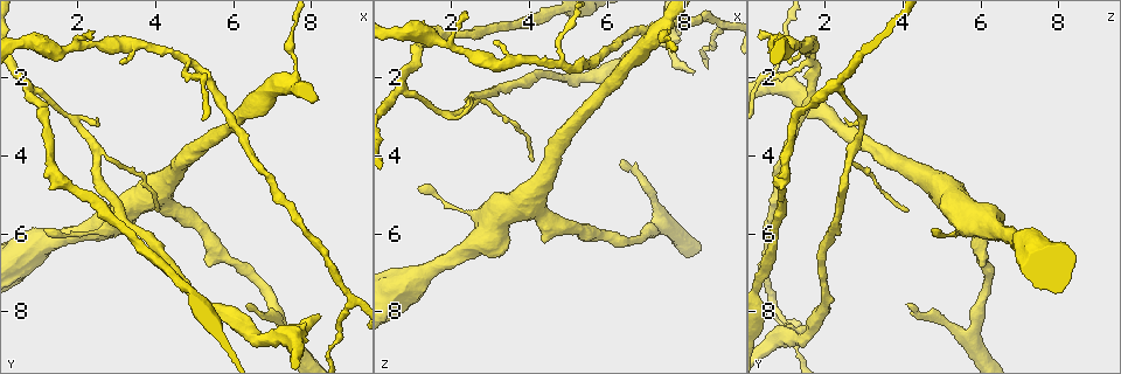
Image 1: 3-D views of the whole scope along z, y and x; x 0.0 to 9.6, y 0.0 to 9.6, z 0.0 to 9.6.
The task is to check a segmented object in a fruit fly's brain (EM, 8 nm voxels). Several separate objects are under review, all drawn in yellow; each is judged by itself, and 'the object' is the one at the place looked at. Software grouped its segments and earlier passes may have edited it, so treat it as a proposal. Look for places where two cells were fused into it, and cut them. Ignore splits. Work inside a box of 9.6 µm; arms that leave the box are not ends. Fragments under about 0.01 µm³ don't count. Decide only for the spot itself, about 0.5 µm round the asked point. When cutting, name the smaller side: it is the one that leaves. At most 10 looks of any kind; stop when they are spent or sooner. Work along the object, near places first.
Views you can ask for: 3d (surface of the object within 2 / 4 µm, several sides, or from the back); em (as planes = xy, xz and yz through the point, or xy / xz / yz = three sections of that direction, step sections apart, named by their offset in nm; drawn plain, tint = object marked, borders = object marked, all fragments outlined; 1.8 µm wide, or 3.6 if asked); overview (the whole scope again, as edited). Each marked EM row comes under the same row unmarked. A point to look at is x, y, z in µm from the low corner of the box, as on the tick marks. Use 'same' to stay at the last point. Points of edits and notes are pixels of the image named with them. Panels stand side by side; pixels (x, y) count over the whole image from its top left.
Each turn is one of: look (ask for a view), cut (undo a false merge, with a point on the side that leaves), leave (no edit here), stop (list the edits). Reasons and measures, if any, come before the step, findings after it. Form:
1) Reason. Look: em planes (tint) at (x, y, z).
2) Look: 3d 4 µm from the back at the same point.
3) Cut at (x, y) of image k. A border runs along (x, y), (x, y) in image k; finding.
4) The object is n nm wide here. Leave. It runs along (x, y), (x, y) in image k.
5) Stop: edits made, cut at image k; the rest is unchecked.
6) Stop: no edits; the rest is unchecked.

Arms part here. Look: 3d 2 µm at (4.95, 1.60, 1.65).

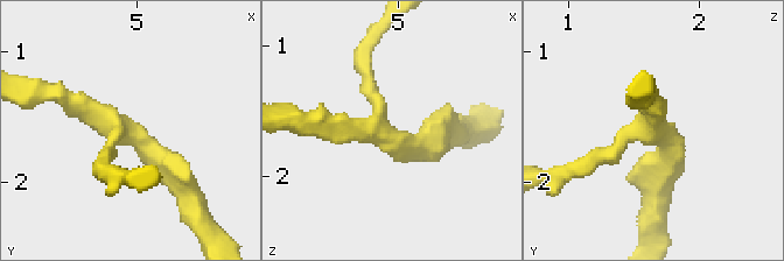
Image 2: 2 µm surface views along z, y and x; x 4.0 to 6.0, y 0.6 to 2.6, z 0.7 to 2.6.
Shape alone is not enough. Look: em planes (tint) at (4.86, 1.56, 1.66).

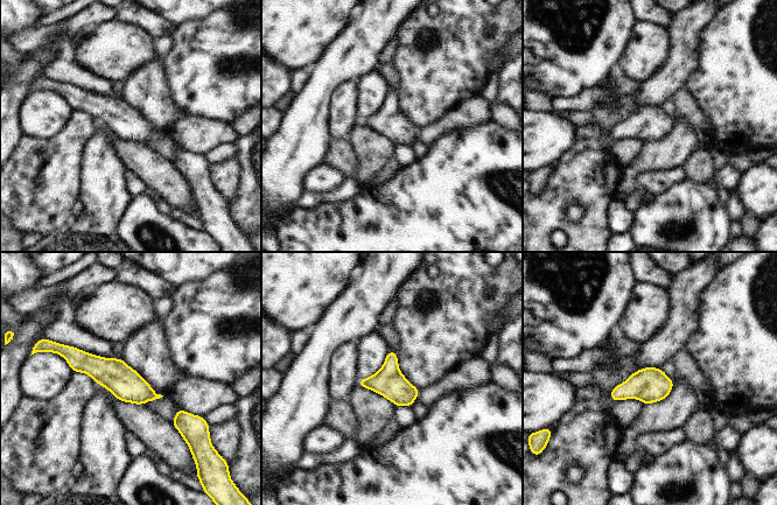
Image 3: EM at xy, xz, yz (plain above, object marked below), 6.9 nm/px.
The object is 200 nm wide here. Leave. Continuous, no second cell.

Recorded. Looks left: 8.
Three-way junction. Look: em xy step 8 (tint) at (2.50, 4.10, 2.55).

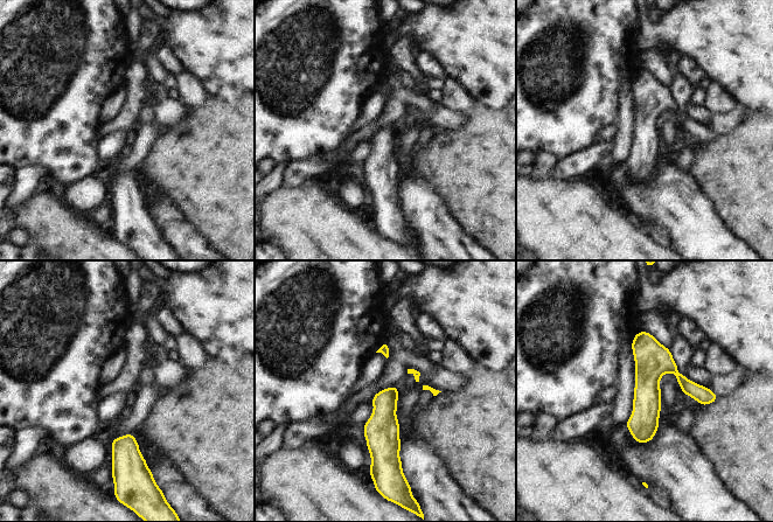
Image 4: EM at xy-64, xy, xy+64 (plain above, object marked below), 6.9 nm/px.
The object is 160 nm wide here. Leave. It runs along (638, 338), (690, 388), (712, 397) in image 4; continuous, no second cell.

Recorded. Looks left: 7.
Branch point. Look: em planes (tint) at (2.00, 1.10, 1.15).

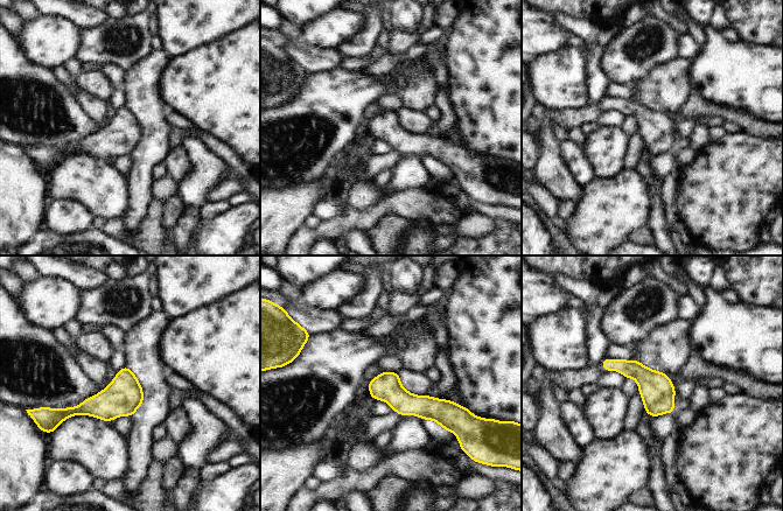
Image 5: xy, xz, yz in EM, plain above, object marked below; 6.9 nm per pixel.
Leave. It runs along (371, 383), (406, 404), (456, 411) in image 5; one cell here.

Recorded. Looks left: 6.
Sharp bend. Look: 3d 4 µm at (9.00, 7.65, 0.65).

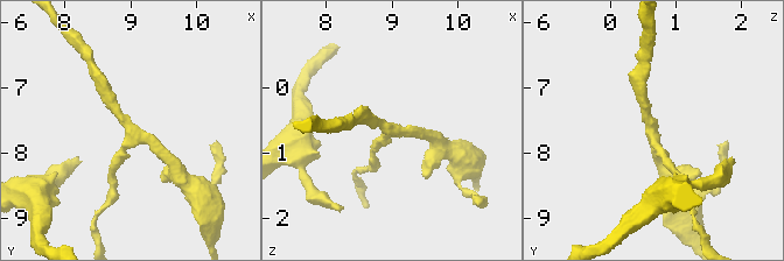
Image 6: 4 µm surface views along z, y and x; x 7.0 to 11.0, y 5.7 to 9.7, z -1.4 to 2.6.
Look: em planes (tint) at (9.00, 7.70, 0.65).

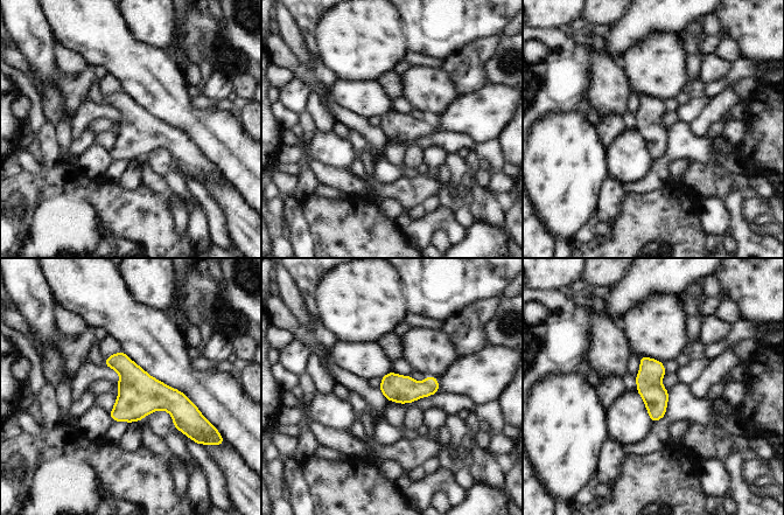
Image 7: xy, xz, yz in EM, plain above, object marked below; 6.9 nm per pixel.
Leave. One cell here.

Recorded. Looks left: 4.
Stop: no edits; the rest is unchecked.

